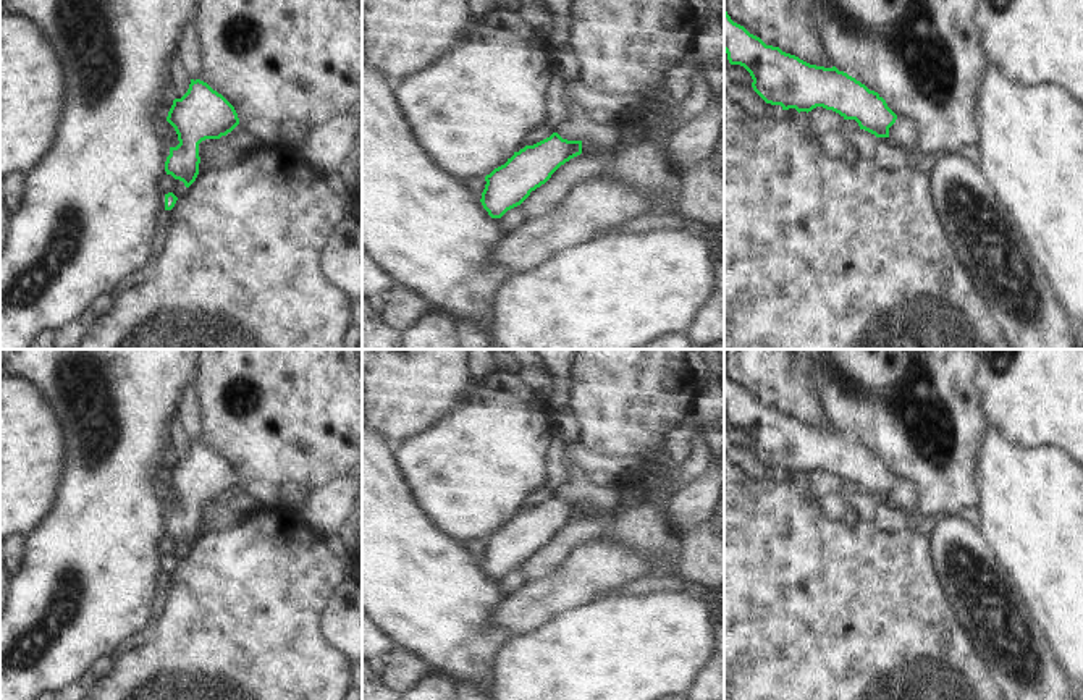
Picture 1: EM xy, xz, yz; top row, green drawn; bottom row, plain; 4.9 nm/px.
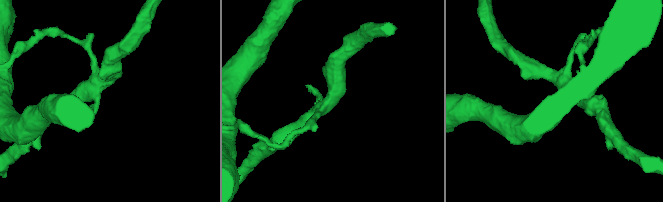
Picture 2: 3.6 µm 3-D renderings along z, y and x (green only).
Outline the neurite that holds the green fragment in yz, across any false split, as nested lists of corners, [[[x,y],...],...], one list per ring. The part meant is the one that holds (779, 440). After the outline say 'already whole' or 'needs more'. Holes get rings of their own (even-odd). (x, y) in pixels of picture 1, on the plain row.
[[[724,372],[724,414],[731,427],[744,428],[753,445],[753,453],[771,467],[781,467],[782,472],[795,470],[811,474],[816,469],[832,472],[844,482],[855,482],[860,491],[876,500],[889,500],[889,490],[897,477],[887,469],[886,462],[865,446],[839,433],[836,428],[824,430],[810,427],[795,417],[782,414],[779,409],[766,407],[760,399],[750,396],[744,388],[734,385]]]; already whole

